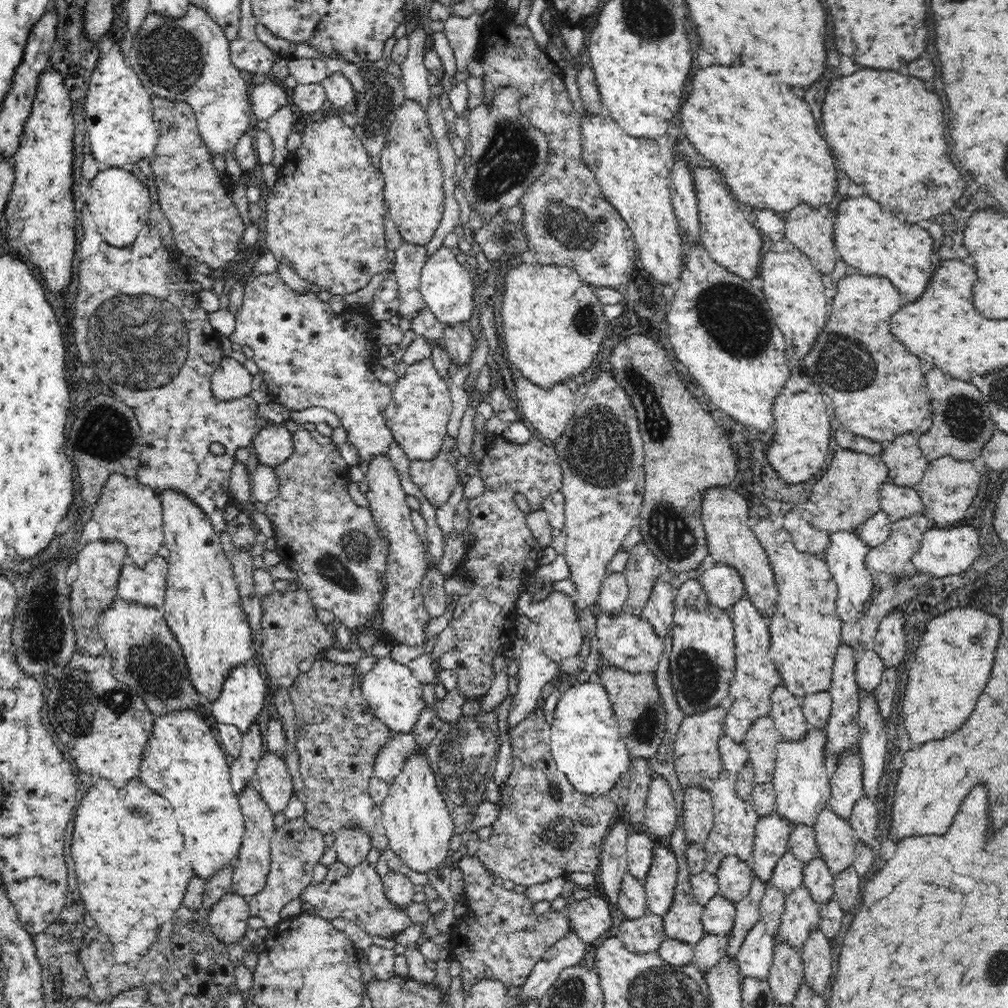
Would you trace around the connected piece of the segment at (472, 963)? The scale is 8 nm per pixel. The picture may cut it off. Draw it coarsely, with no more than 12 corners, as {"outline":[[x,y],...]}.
{"outline":[[476,854],[457,868],[469,911],[448,949],[463,992],[521,987],[568,934]]}

